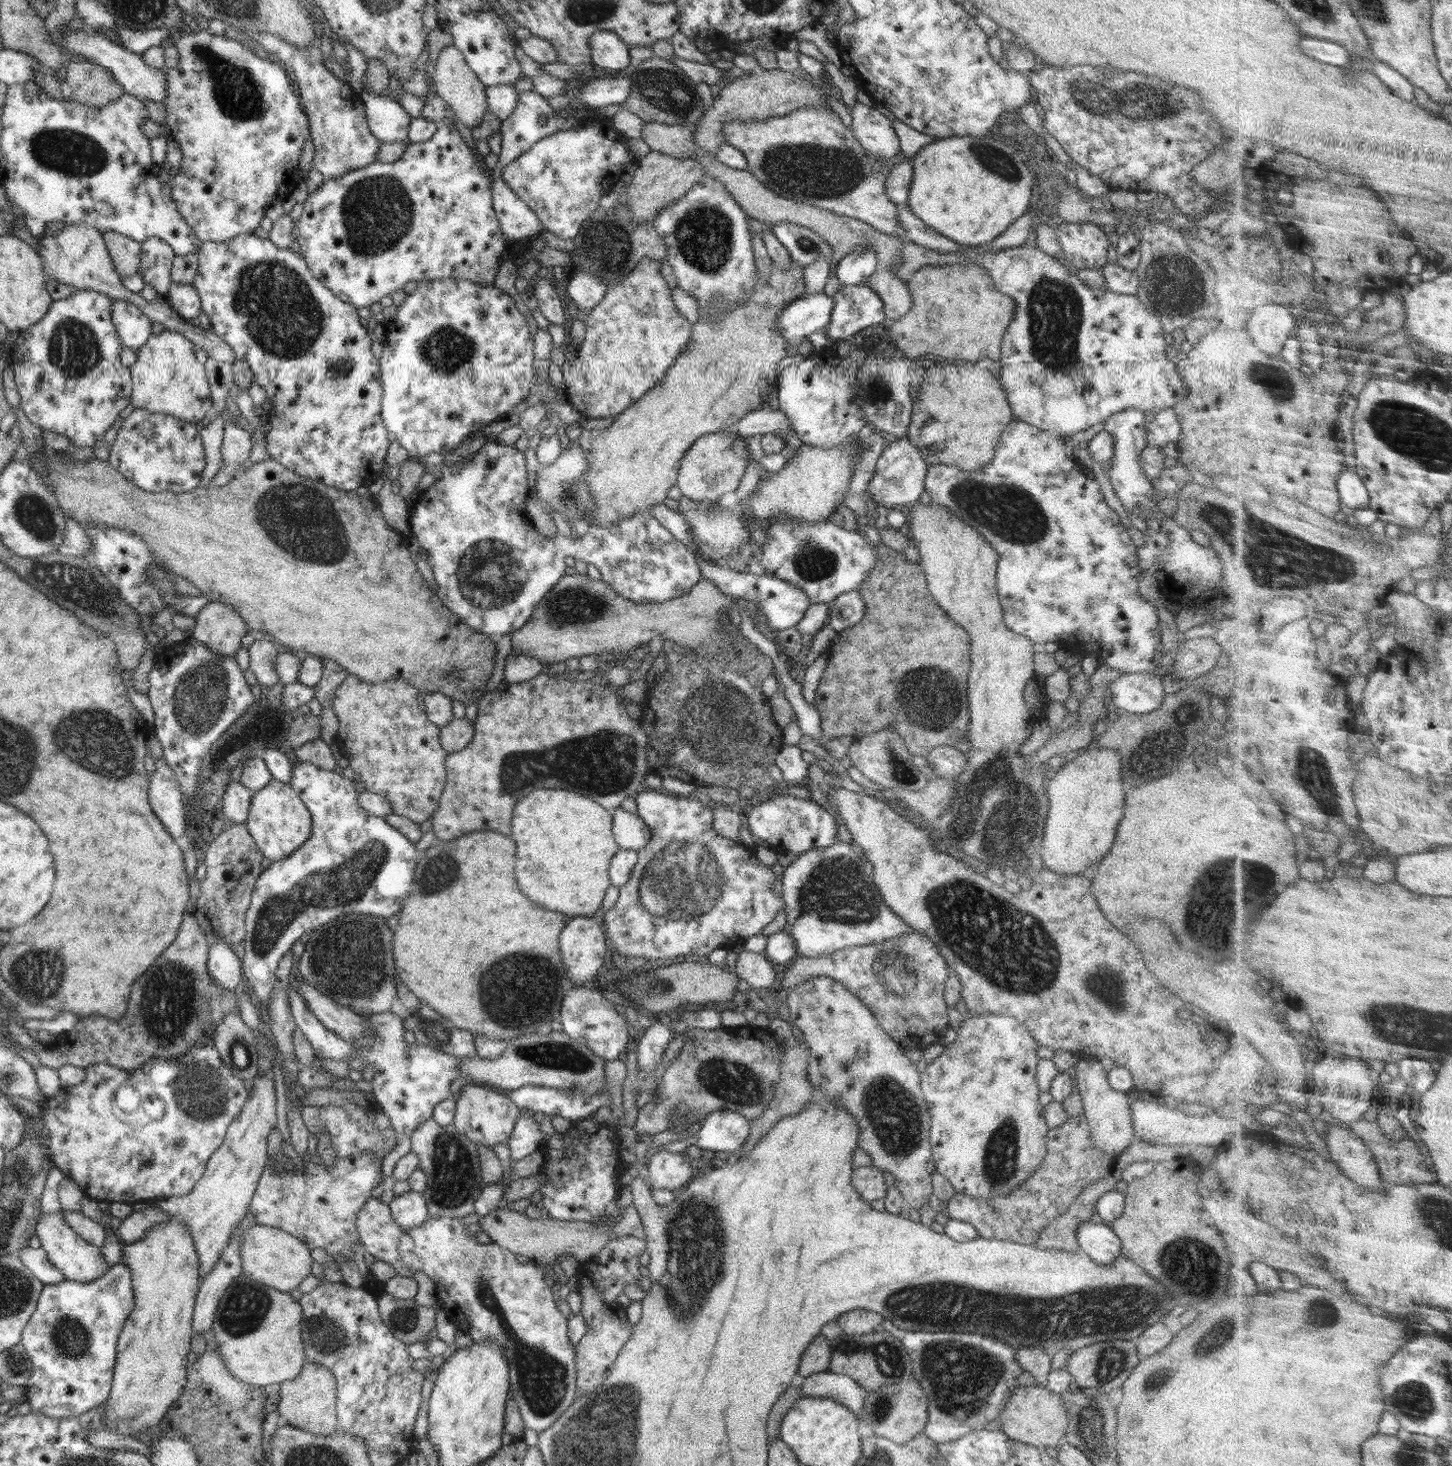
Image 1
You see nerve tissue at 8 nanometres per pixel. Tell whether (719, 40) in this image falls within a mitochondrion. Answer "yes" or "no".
no

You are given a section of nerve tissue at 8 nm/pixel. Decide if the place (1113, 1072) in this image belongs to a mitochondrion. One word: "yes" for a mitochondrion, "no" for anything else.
no

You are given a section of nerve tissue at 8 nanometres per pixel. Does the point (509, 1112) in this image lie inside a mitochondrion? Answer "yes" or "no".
no

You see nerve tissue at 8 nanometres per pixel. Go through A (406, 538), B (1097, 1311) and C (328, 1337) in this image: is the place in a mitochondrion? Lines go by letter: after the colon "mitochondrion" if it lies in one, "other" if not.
A: other
B: mitochondrion
C: mitochondrion

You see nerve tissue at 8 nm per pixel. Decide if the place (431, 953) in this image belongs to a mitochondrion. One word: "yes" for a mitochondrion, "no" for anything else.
no

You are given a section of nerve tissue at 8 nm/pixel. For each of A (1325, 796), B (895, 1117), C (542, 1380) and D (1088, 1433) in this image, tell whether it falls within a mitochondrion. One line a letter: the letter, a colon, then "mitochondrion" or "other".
A: mitochondrion
B: mitochondrion
C: mitochondrion
D: mitochondrion

